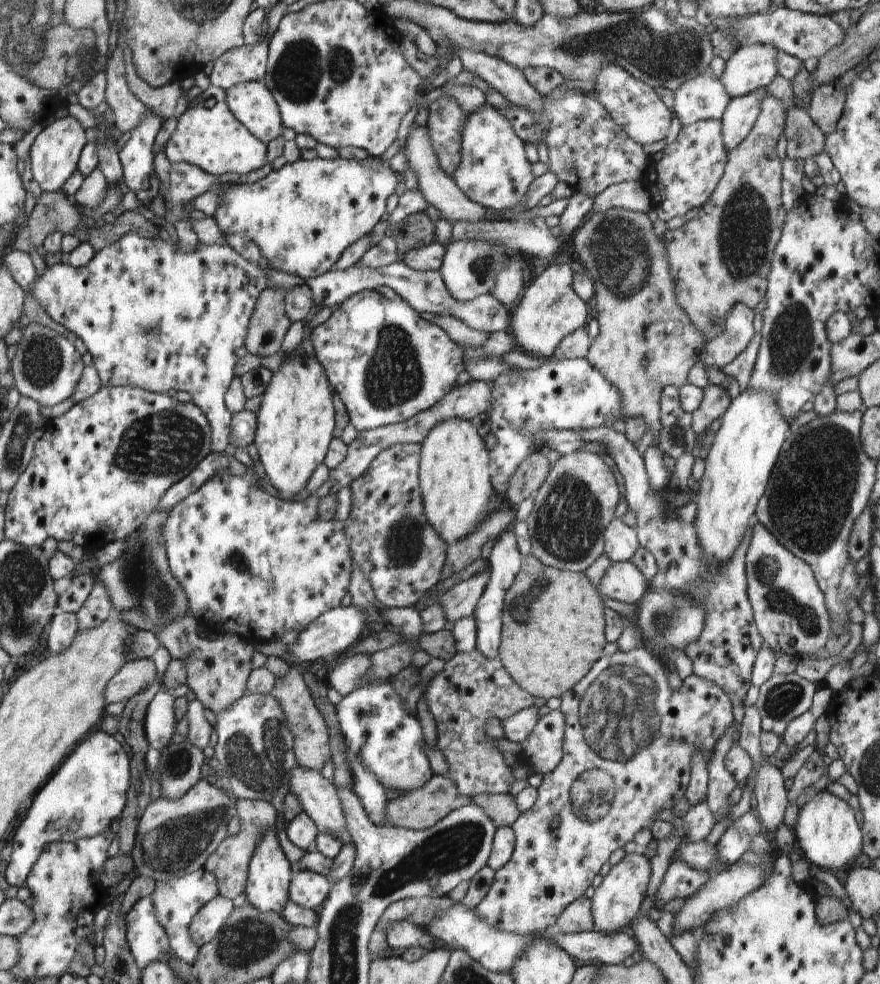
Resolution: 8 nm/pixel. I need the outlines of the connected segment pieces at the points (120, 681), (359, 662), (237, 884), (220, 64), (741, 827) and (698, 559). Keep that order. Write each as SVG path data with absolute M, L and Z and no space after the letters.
M133 659L126 662L109 681L105 689L106 705L127 702L132 696L144 691L147 685L156 680L157 669L152 659Z
M364 653L343 656L330 672L321 671L321 674L328 676L328 680L324 681L328 687L336 690L344 698L361 687L361 679L368 677L370 672L371 656Z
M236 800L236 816L241 821L241 832L237 836L228 834L225 840L212 852L203 869L214 874L217 879L219 896L234 900L245 892L248 881L248 868L257 843L269 831L276 834L277 811L272 804L260 800Z
M279 2L274 8L271 8L267 15L269 27L263 42L243 45L222 54L214 62L214 70L209 76L211 85L228 91L240 82L264 82L270 40L272 40L281 19L287 13L287 5Z
M756 809L733 821L715 846L717 860L722 865L740 861L750 849L752 838L762 831Z
M606 426L579 429L577 432L585 443L593 441L601 443L624 477L626 488L624 498L629 508L636 512L637 522L634 529L640 546L650 552L657 562L657 573L649 586L694 595L707 612L700 639L684 650L692 661L692 673L696 677L716 684L716 687L729 697L733 708L743 705L747 692L751 688L751 671L758 650L764 645L764 637L758 633L753 619L745 575L745 554L755 519L750 522L745 538L734 551L729 562L714 570L712 569L714 567L703 562L694 525L678 520L677 512L672 515L672 520L664 518L666 503L662 502L660 492L650 488L643 458L625 434L615 432Z

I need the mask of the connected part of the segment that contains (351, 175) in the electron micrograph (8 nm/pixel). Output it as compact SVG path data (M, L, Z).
M318 157L310 161L305 161L301 158L300 160L296 160L293 164L287 163L281 170L272 170L266 178L262 178L262 180L258 180L258 182L254 184L230 185L221 194L221 199L219 200L213 218L224 235L246 234L251 241L258 245L263 263L276 271L281 271L288 275L295 275L306 281L307 279L314 279L325 274L335 263L337 263L341 258L341 255L346 251L346 248L349 248L354 242L357 242L365 235L371 233L374 226L381 221L382 215L387 212L385 210L387 200L395 193L398 183L396 174L392 171L389 162L380 158L368 157L365 161L344 160L340 157L335 160L323 160Z

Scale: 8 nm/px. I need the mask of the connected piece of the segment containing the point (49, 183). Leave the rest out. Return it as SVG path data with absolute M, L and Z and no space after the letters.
M71 115L66 118L55 119L52 124L45 125L44 130L36 136L30 150L30 170L32 178L46 193L59 191L65 183L77 171L77 164L80 162L81 152L86 148L90 140L86 136L78 120Z

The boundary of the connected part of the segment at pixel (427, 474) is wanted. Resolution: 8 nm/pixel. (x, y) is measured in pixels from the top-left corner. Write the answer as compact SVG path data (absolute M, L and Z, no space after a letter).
M451 417L439 421L421 443L419 487L428 522L447 545L472 533L487 514L493 486L489 450L471 421Z

